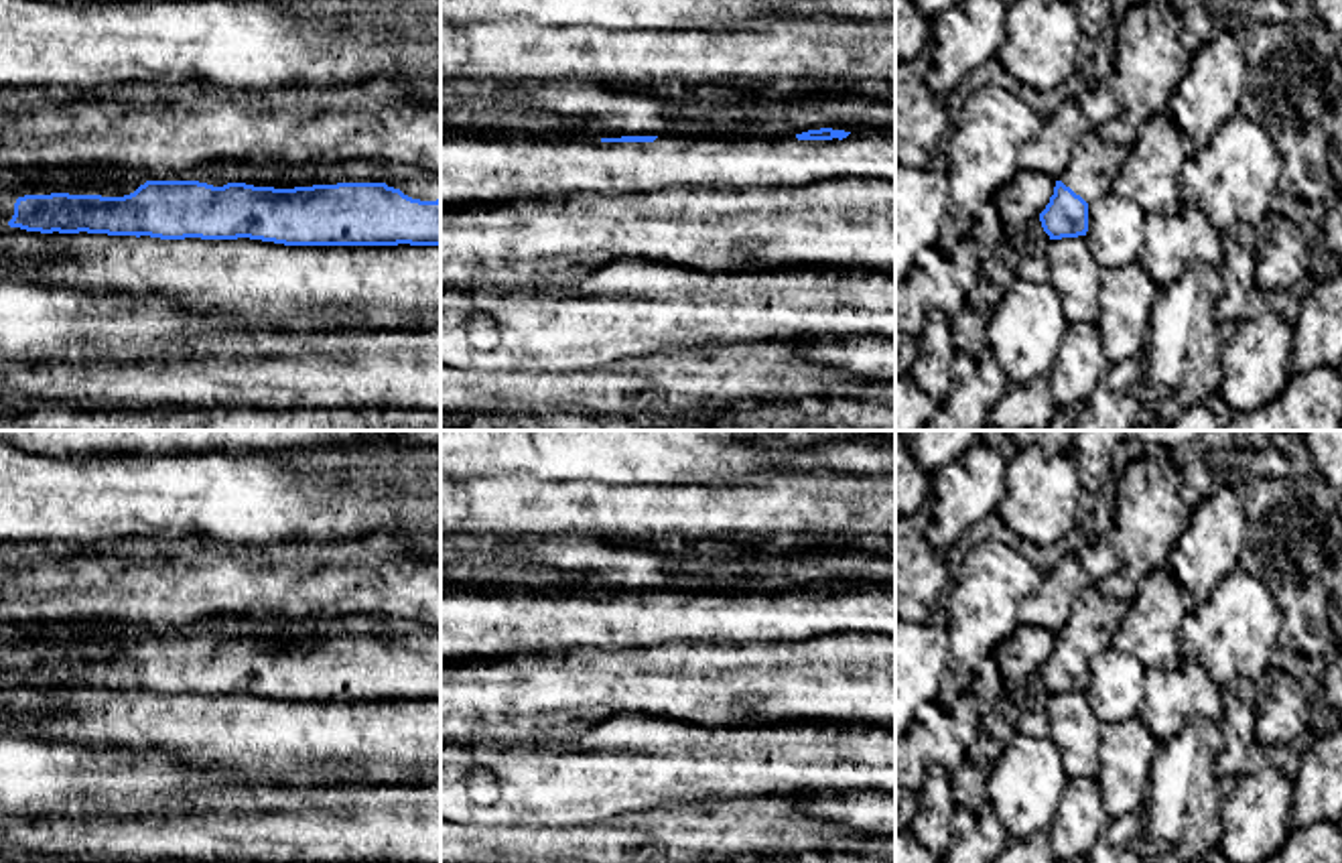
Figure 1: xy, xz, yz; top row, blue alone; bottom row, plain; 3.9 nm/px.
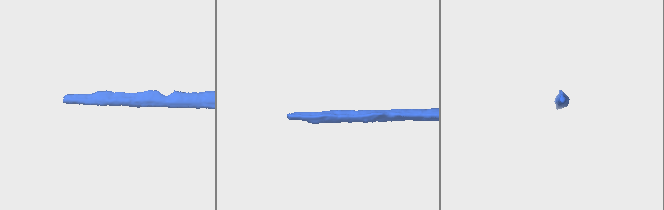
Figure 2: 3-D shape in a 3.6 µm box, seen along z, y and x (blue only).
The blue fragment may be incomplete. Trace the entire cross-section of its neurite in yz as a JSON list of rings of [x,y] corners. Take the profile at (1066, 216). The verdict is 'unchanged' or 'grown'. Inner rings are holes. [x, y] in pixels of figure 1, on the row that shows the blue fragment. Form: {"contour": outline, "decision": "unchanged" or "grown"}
{"contour": [[[1096,130],[1082,134],[1074,142],[1054,195],[1039,213],[1050,240],[1086,236],[1088,205],[1113,191],[1113,181],[1127,152],[1127,148],[1102,140]]], "decision": "grown"}

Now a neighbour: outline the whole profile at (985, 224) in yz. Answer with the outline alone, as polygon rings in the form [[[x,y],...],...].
[[[995,201],[983,203],[970,213],[970,238],[979,246],[979,258],[995,254],[997,244],[1003,240],[1003,225]]]

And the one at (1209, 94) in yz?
[[[1224,26],[1192,53],[1190,67],[1167,102],[1167,114],[1194,148],[1208,144],[1238,112],[1247,71],[1245,49]]]

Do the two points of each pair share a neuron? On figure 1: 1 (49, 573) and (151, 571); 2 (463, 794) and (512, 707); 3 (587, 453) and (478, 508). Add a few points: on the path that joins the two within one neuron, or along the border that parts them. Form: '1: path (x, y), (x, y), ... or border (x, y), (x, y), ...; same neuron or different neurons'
1: path (74, 575), (126, 575); same neuron
2: border (461, 742), (541, 744); different neurons
3: border (488, 474), (530, 474), (549, 480), (581, 482); different neurons

